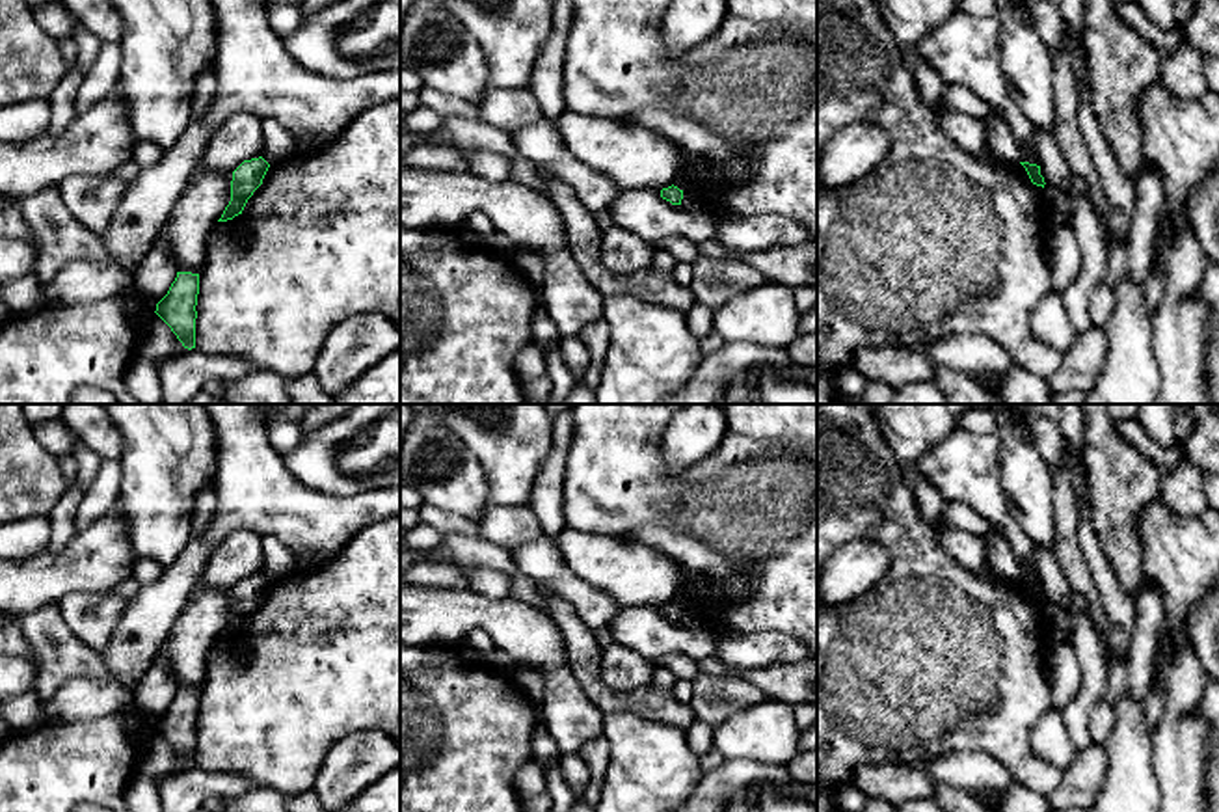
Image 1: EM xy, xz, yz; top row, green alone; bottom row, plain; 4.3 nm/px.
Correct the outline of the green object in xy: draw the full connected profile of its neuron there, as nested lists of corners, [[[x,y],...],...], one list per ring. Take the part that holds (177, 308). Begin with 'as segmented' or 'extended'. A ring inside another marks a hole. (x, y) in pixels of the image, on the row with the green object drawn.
as segmented; [[[177,272],[175,281],[154,311],[188,350],[195,348],[197,294],[199,274]]]

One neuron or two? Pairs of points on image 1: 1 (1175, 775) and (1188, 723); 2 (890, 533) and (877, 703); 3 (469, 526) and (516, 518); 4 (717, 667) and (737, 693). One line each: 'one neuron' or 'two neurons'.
1: one neuron
2: one neuron
3: two neurons
4: two neurons

